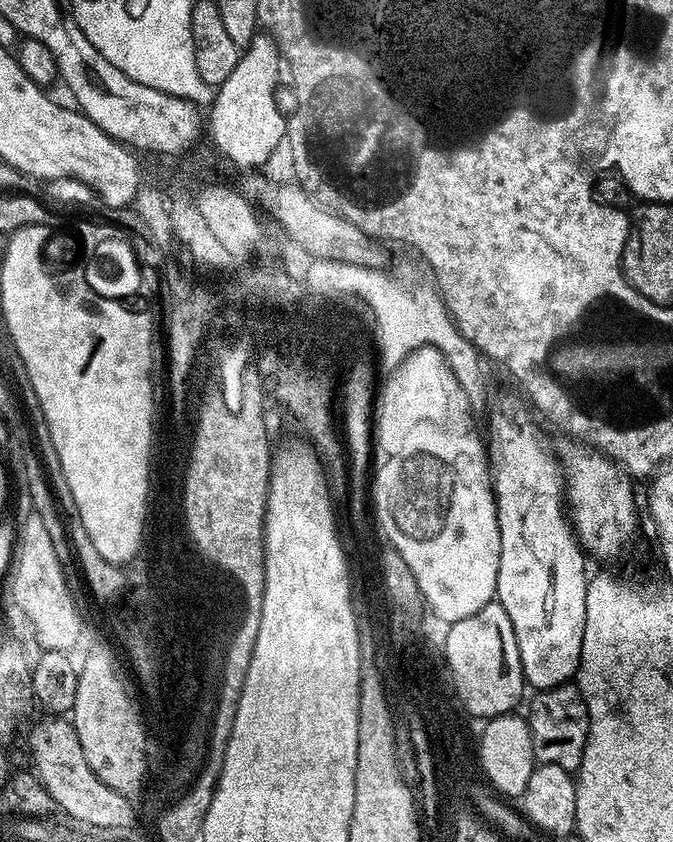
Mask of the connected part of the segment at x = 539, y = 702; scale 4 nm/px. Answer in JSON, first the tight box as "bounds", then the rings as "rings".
{"bounds":[526,682,588,773],"rings":[[[569,682],[537,691],[533,696],[536,697],[526,711],[533,757],[541,764],[562,766],[562,770],[575,773],[582,762],[582,754],[588,748],[588,711],[580,689]]]}

